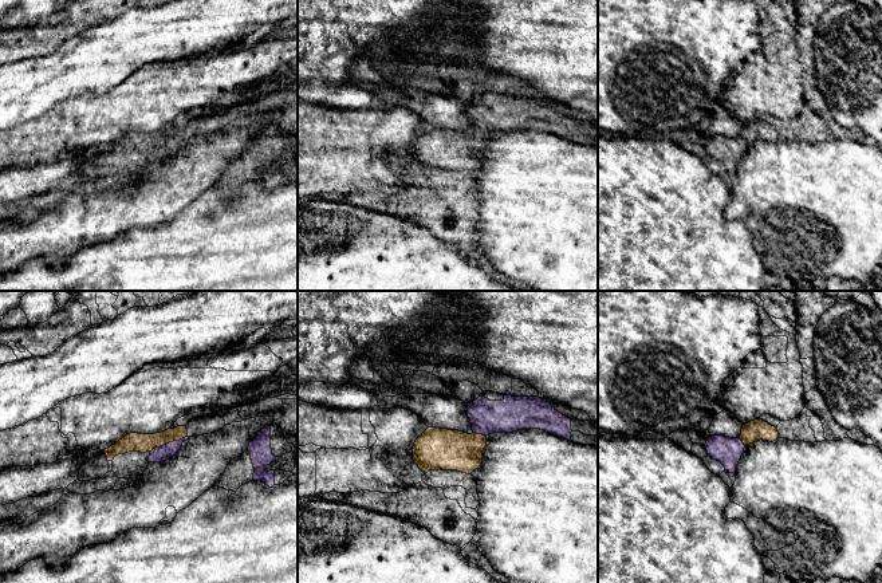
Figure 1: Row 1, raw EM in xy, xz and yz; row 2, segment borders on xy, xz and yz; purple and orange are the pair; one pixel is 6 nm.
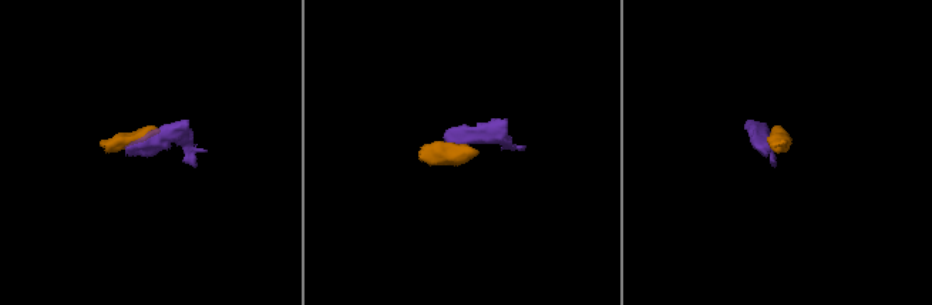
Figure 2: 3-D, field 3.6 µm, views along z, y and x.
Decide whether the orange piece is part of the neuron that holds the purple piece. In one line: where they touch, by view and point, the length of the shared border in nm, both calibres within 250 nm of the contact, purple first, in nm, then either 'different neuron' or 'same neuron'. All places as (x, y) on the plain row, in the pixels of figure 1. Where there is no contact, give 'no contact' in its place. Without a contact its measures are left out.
contact xy (169, 142); length 240 nm; calibres 90 and 110 nm; same neuron

